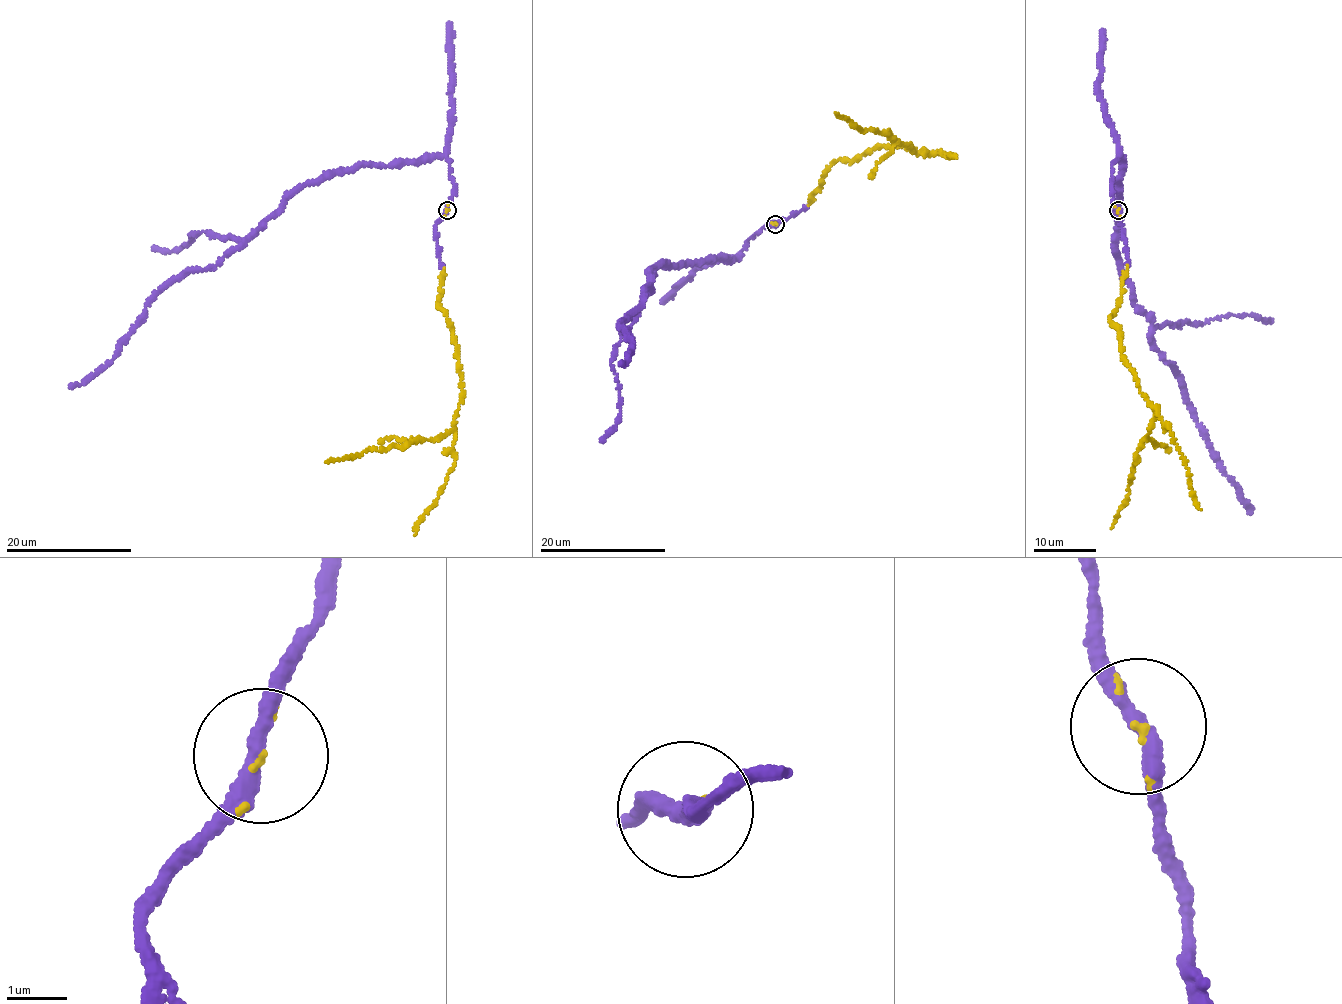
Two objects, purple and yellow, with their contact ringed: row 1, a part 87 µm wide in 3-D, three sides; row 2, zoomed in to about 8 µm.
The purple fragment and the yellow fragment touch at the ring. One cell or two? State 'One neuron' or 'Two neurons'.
One neuron

